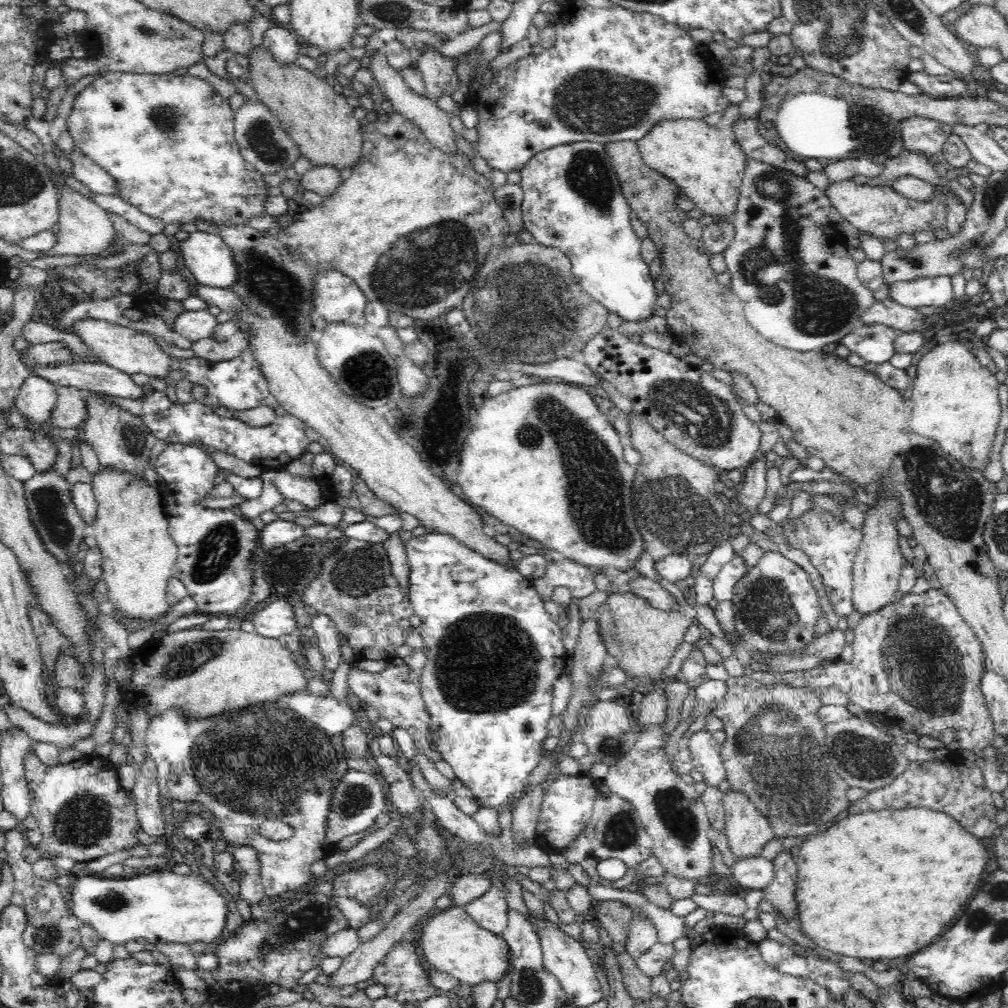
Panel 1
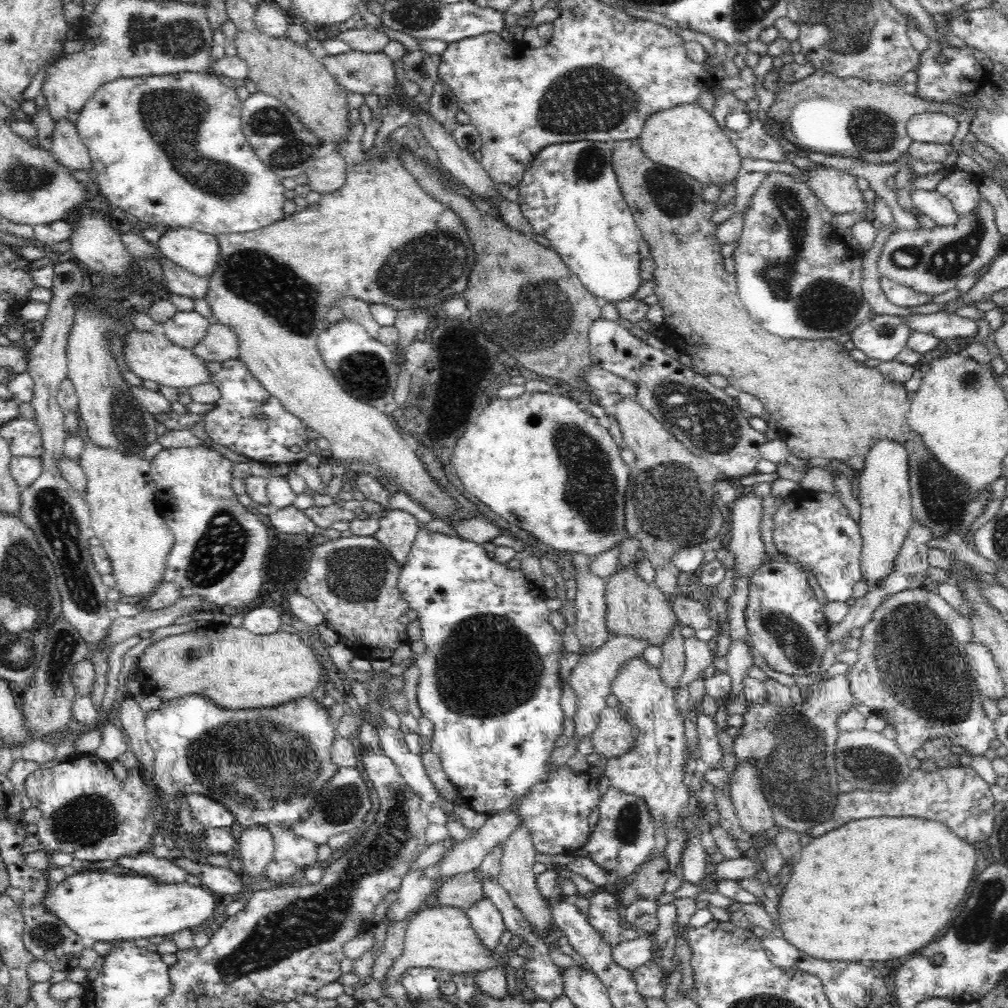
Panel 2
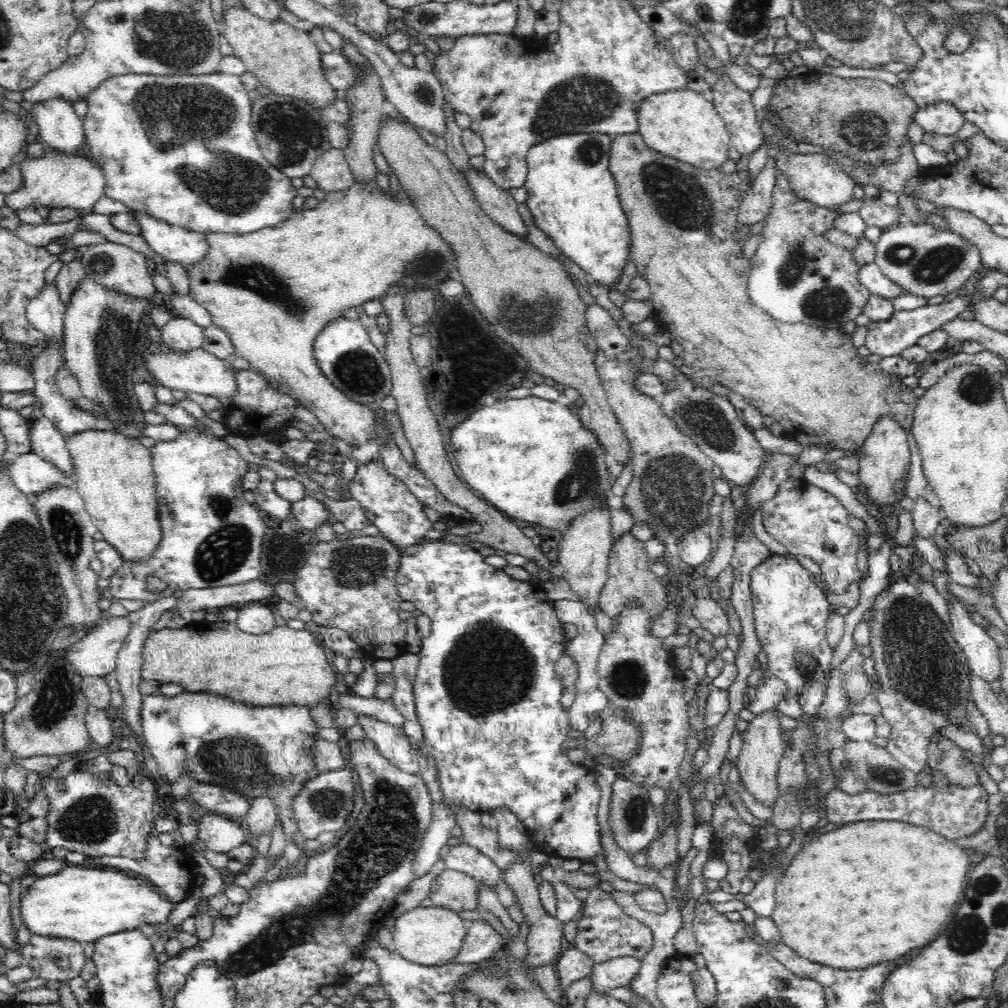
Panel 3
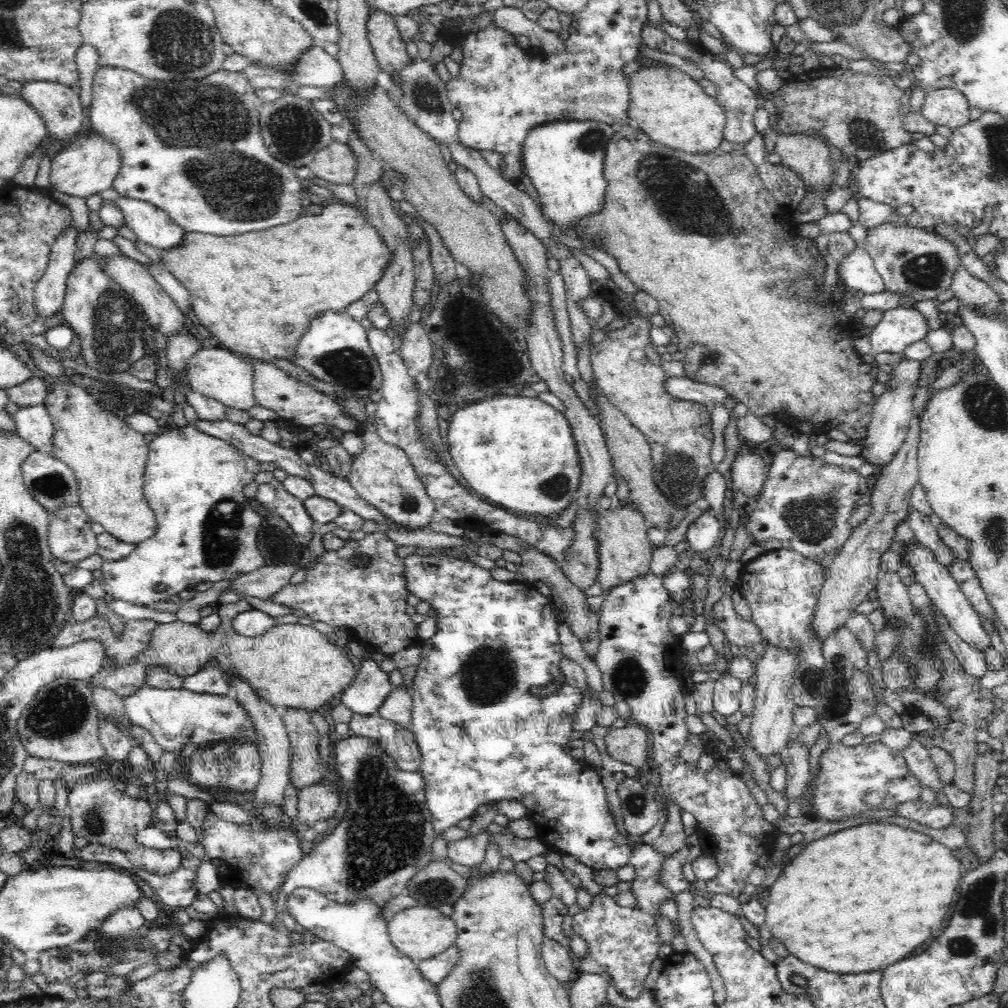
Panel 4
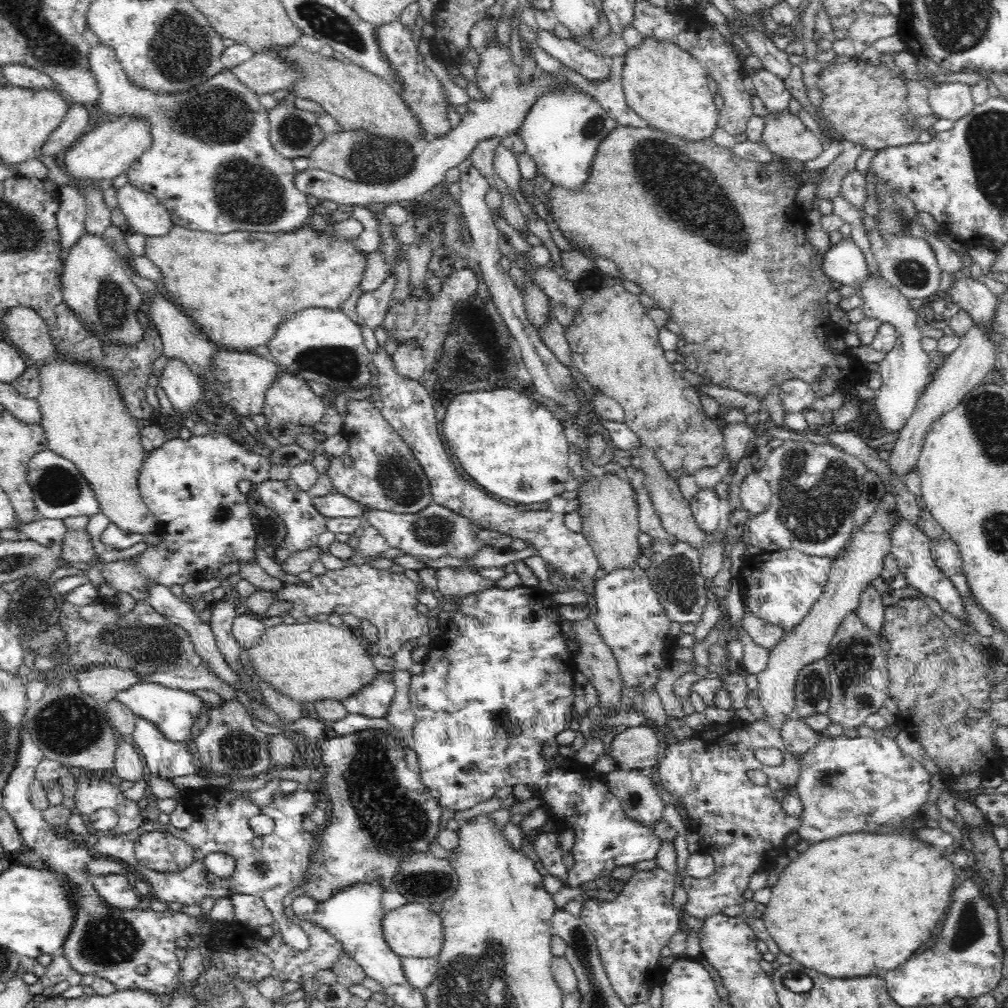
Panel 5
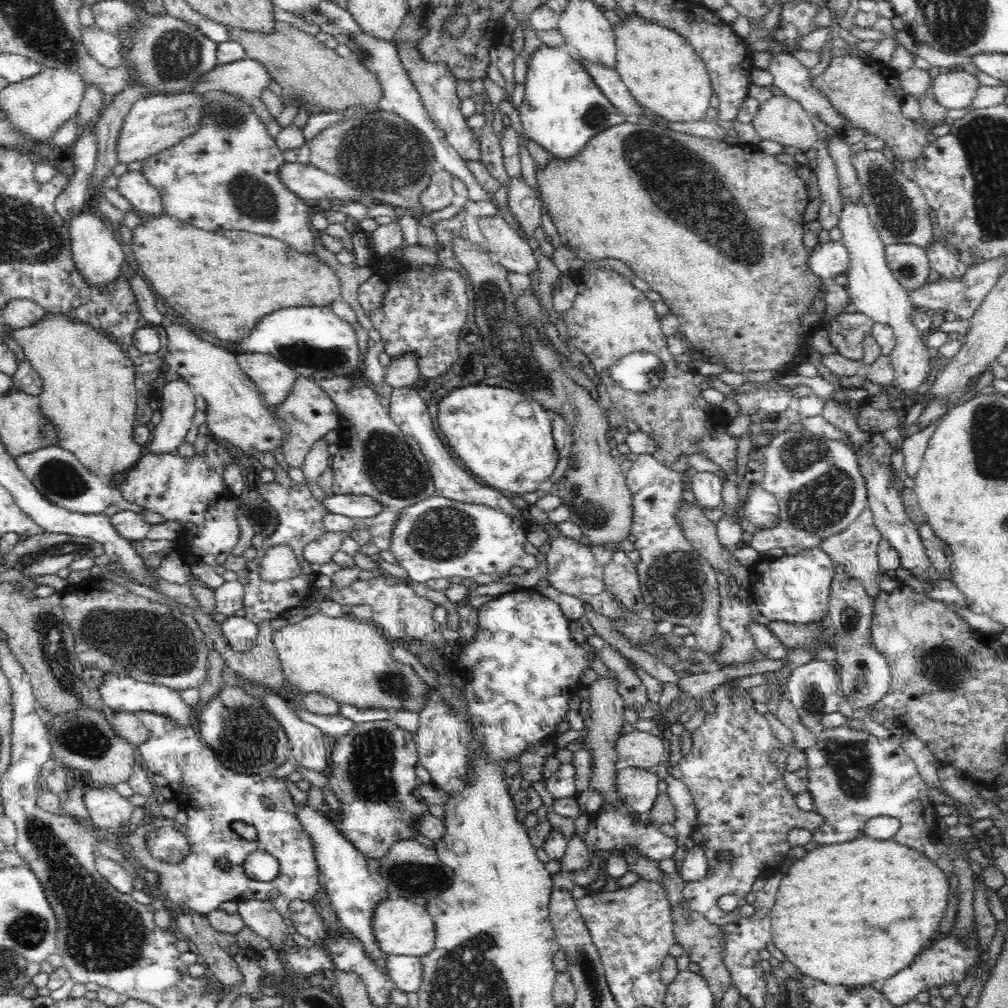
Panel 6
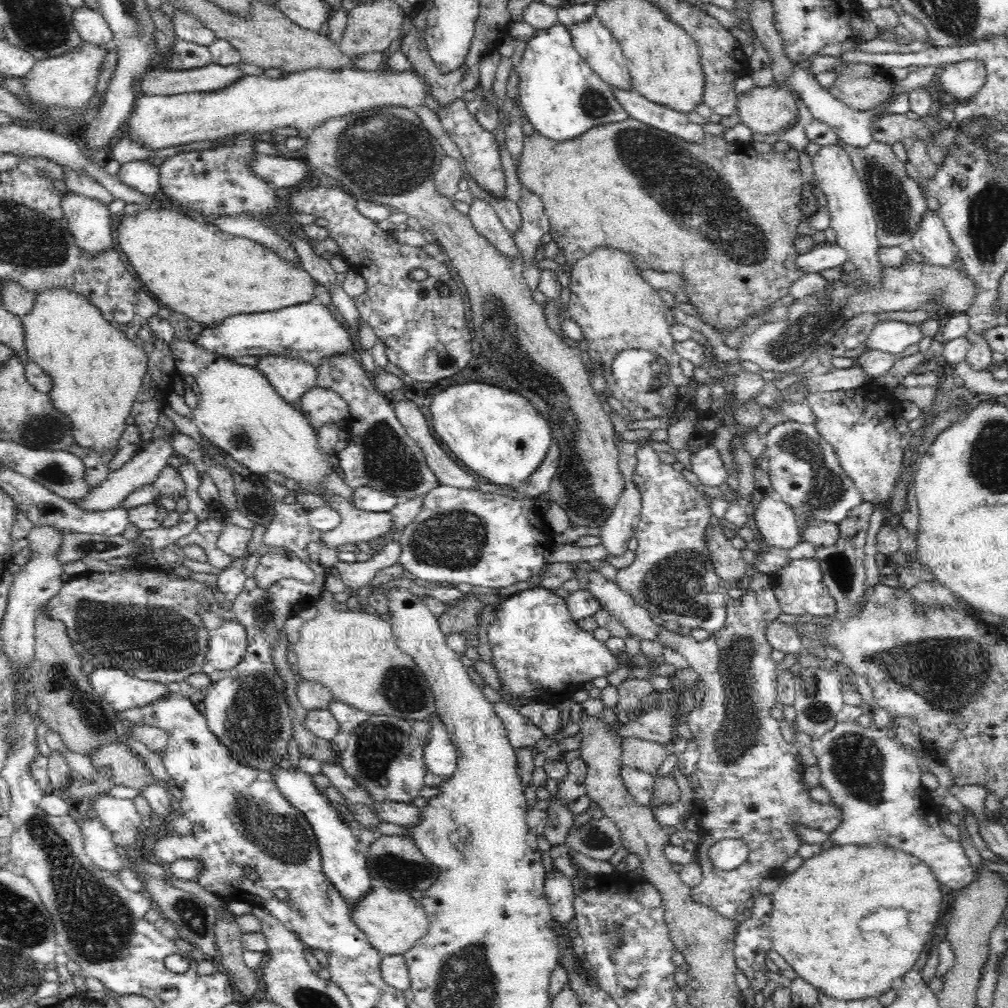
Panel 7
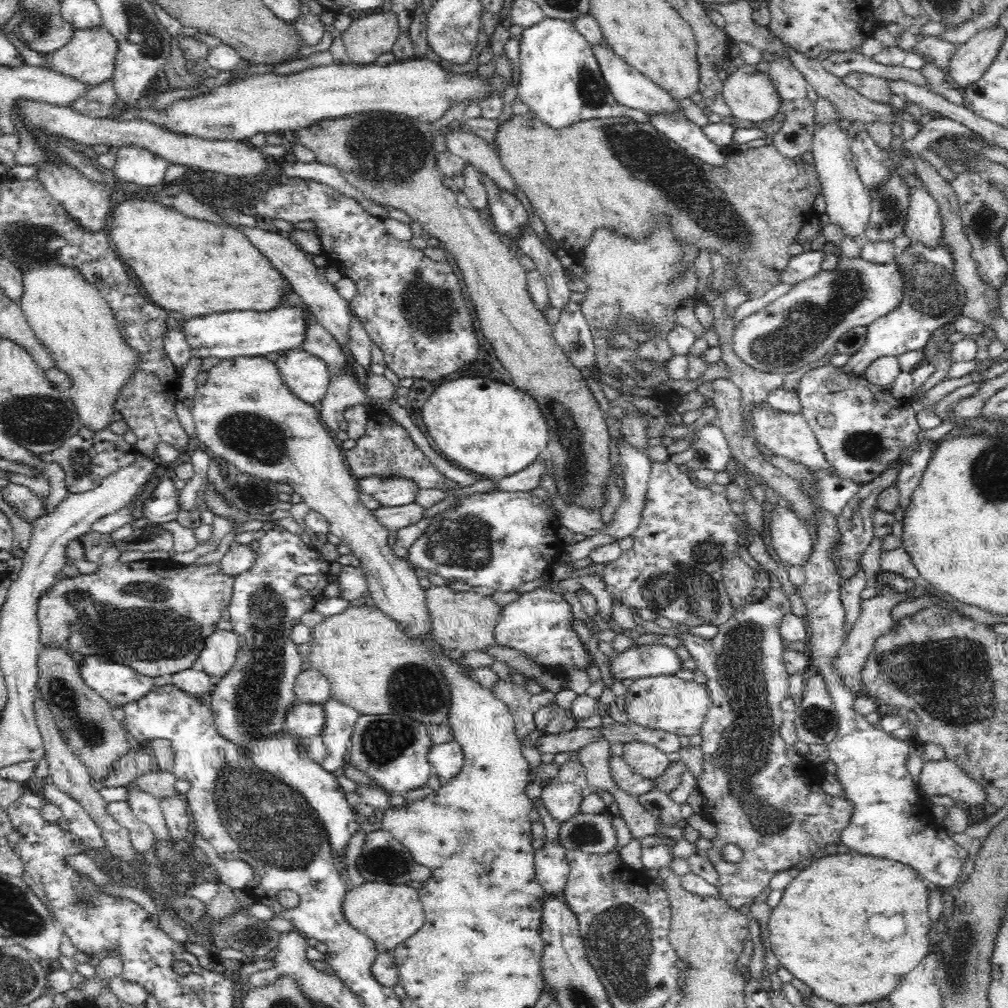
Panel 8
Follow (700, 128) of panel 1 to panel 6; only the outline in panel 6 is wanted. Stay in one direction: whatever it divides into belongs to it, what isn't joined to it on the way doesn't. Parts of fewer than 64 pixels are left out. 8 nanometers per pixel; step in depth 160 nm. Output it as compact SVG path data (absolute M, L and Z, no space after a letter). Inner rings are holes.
M627 16L613 29L615 34L616 69L634 95L634 100L647 112L672 122L704 120L710 96L711 80L704 61L681 34L664 25L638 16Z

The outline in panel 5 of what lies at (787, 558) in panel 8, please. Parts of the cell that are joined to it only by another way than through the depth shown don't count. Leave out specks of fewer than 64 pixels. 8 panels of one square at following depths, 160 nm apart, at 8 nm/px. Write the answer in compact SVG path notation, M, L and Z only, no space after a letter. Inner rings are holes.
M760 471L747 475L739 488L742 507L749 517L766 511L771 504L772 492L769 482L760 474Z

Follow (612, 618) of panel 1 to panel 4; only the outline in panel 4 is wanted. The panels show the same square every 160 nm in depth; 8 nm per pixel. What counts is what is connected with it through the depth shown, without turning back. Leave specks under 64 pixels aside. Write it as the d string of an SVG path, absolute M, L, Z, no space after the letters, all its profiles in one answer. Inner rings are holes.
M616 495L612 496L611 501L612 507L599 514L595 530L595 539L598 543L598 581L602 588L602 594L634 577L650 573L652 552L655 547L648 540L646 532L650 525L647 524L642 512L631 502L620 504Z

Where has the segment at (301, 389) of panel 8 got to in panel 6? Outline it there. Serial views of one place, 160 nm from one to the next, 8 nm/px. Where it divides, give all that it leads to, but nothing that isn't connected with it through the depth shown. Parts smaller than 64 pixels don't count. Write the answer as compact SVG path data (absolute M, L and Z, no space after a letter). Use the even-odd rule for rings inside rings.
M236 354L243 372L254 382L266 405L282 404L290 394L299 375L286 362L270 354Z

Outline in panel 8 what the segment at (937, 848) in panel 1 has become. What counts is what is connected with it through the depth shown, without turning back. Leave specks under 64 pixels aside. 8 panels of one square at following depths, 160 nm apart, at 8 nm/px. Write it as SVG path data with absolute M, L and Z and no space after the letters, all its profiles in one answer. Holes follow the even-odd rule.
M834 854L814 859L812 864L800 871L789 884L784 892L781 902L772 909L768 921L770 948L778 958L780 966L784 967L794 978L802 980L806 986L810 986L811 992L816 996L825 998L839 1006L858 1006L862 1004L873 1004L884 998L888 999L889 994L898 986L904 974L914 970L926 958L930 952L930 916L928 916L928 888L924 879L909 865L900 862L886 860L884 858L870 857L860 854Z

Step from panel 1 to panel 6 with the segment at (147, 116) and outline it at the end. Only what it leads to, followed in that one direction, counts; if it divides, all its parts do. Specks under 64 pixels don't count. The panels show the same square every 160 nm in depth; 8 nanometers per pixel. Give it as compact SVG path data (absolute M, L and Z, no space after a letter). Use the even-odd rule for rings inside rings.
M96 25L92 28L84 27L82 33L83 46L86 47L92 57L102 63L106 68L119 67L121 60L121 41L116 35L108 31L102 31ZM222 90L206 92L202 94L202 99L204 116L198 130L186 135L178 145L144 159L140 170L142 176L162 195L165 212L202 230L247 230L277 238L302 254L312 254L317 234L308 220L312 209L282 184L279 168L285 161L283 152L268 134L262 117L242 97Z

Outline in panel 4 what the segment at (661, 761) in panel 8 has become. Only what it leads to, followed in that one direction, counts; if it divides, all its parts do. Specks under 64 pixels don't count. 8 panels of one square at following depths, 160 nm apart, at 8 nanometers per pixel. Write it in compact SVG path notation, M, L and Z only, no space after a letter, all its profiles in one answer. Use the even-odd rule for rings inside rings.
M630 723L622 728L608 727L603 738L609 755L614 760L643 769L646 758L650 754L649 733L642 730L638 724Z

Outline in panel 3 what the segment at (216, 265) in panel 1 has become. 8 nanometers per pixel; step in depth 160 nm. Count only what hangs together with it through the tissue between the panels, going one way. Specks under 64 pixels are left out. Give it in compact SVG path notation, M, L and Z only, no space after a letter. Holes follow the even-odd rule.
M134 209L132 212L140 225L140 235L145 243L166 261L178 262L187 267L206 256L209 246L204 234L172 226L148 213Z

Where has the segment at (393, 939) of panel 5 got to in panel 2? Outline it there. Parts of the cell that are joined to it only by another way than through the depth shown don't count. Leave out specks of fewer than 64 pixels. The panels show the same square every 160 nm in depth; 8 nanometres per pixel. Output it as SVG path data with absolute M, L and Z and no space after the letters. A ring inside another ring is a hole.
M450 906L435 908L421 907L408 919L404 934L404 949L395 959L393 966L386 974L383 993L388 996L390 988L398 985L400 978L410 968L432 968L448 970L455 976L458 974L478 974L498 967L492 959L492 950L488 950L474 932L467 912Z

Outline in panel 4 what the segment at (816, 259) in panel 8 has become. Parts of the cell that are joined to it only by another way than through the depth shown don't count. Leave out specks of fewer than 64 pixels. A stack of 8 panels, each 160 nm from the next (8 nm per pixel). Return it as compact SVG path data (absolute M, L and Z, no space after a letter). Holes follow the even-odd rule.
M858 246L840 262L837 276L839 282L863 294L878 294L885 290L873 258Z

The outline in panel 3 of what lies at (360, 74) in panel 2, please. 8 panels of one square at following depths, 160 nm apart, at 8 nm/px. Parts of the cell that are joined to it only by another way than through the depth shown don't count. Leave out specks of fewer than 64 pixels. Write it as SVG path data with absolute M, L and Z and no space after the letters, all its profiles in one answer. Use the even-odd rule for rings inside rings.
M340 51L321 53L320 60L327 83L332 85L335 90L346 90L357 79L359 68Z

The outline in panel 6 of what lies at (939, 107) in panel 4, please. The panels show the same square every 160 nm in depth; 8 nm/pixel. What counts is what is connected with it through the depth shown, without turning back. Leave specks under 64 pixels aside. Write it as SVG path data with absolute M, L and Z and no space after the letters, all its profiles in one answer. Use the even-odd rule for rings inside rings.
M954 69L943 71L935 77L930 91L938 104L952 110L970 106L979 86L980 82L974 74Z

